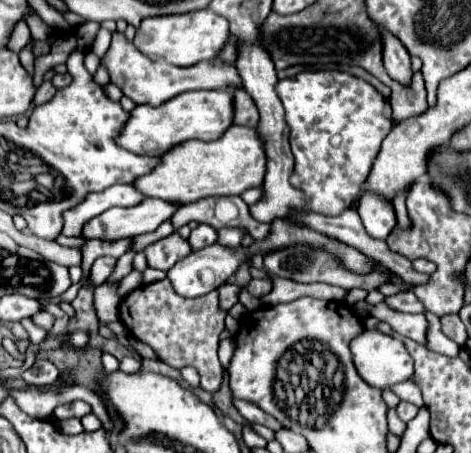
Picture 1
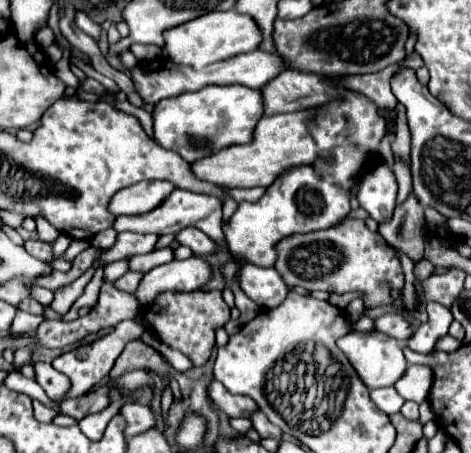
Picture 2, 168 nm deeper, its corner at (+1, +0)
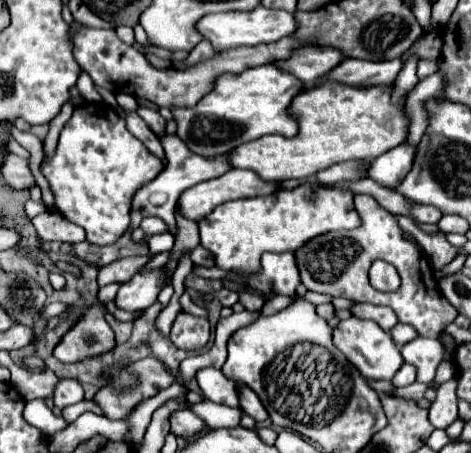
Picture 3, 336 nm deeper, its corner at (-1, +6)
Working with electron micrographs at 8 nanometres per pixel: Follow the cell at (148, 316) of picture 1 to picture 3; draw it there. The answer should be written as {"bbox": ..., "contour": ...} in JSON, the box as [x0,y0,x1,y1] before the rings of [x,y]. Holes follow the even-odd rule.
{"bbox":[171,311,209,351],"contour":[[[181,311],[171,327],[171,341],[175,347],[185,351],[203,349],[209,341],[209,321]]]}

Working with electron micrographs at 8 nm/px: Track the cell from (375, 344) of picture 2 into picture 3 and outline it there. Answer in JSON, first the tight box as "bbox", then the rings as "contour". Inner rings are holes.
{"bbox":[333,317,403,381],"contour":[[[359,317],[341,321],[333,331],[333,343],[359,369],[359,373],[371,381],[391,381],[403,365],[403,357],[399,353],[399,347],[393,343],[391,333],[383,331],[375,321],[365,321]]]}

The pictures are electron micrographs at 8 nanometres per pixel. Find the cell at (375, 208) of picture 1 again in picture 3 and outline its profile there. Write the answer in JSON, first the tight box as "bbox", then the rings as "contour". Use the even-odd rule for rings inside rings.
{"bbox":[369,145,415,189],"contour":[[[399,145],[397,149],[389,149],[389,153],[373,159],[369,167],[369,179],[373,179],[385,189],[395,189],[413,165],[413,149],[415,147]]]}

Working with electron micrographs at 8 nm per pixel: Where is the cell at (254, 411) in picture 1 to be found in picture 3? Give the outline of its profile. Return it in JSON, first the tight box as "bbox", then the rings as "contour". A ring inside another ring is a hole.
{"bbox":[197,367,239,407],"contour":[[[213,367],[201,369],[197,373],[197,383],[209,401],[223,403],[229,407],[239,407],[237,383],[227,379],[219,369],[213,369]]]}

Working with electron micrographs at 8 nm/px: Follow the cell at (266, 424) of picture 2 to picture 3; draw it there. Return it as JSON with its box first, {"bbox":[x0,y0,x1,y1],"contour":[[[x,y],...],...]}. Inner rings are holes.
{"bbox":[237,383,267,421],"contour":[[[237,383],[237,385],[241,387],[241,409],[243,409],[247,415],[251,415],[255,421],[265,421],[265,419],[267,419],[267,411],[265,411],[265,407],[261,405],[259,397],[257,397],[253,391],[249,391],[247,385],[243,385],[243,383]]]}

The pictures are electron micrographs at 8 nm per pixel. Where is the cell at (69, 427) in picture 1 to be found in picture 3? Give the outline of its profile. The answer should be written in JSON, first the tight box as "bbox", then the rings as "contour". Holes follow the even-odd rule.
{"bbox":[25,399,67,437],"contour":[[[33,399],[33,401],[27,401],[25,405],[25,421],[33,423],[33,427],[45,431],[47,437],[51,437],[53,433],[61,431],[67,421],[63,419],[63,415],[55,415],[43,399]]]}

